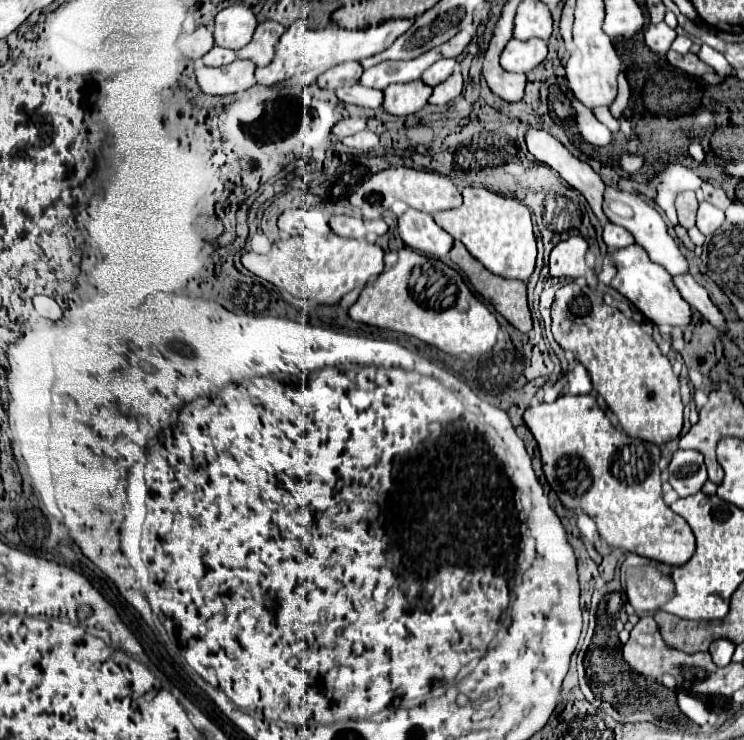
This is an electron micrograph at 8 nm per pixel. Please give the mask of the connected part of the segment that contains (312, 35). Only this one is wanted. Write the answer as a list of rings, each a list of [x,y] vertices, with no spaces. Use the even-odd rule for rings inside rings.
[[[390,19],[380,23],[378,27],[362,29],[362,31],[344,31],[338,27],[326,27],[326,29],[300,29],[298,23],[290,25],[284,35],[278,39],[274,49],[274,59],[264,69],[256,69],[256,83],[258,85],[274,85],[284,79],[294,77],[298,71],[304,71],[308,67],[308,59],[312,63],[320,61],[320,73],[328,71],[334,65],[346,63],[346,61],[362,61],[366,57],[372,57],[384,49],[388,49],[402,33],[406,33],[412,27],[414,19]]]

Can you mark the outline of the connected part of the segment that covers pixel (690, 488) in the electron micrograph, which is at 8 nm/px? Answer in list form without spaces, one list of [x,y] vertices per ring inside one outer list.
[[[678,449],[668,465],[668,473],[668,481],[680,497],[688,497],[694,491],[700,491],[704,481],[708,479],[704,457],[700,455],[700,451],[692,449]]]

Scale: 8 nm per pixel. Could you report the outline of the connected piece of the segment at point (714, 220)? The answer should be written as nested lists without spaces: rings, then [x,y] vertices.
[[[702,201],[696,215],[696,227],[702,231],[702,235],[714,233],[722,223],[724,223],[724,211],[710,205],[708,201]]]

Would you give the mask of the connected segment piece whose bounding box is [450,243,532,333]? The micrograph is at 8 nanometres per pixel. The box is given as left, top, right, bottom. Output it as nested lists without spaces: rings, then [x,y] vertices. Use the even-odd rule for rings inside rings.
[[[454,243],[454,247],[450,249],[450,259],[466,273],[468,281],[472,283],[472,287],[476,289],[476,293],[480,293],[486,301],[490,301],[494,305],[494,309],[506,319],[510,321],[518,331],[528,333],[532,329],[532,317],[530,317],[530,309],[528,309],[528,301],[526,301],[526,283],[524,281],[516,281],[516,279],[500,279],[498,275],[492,275],[482,263],[476,263],[476,259],[472,259],[472,255],[468,255],[466,247],[462,243]]]

